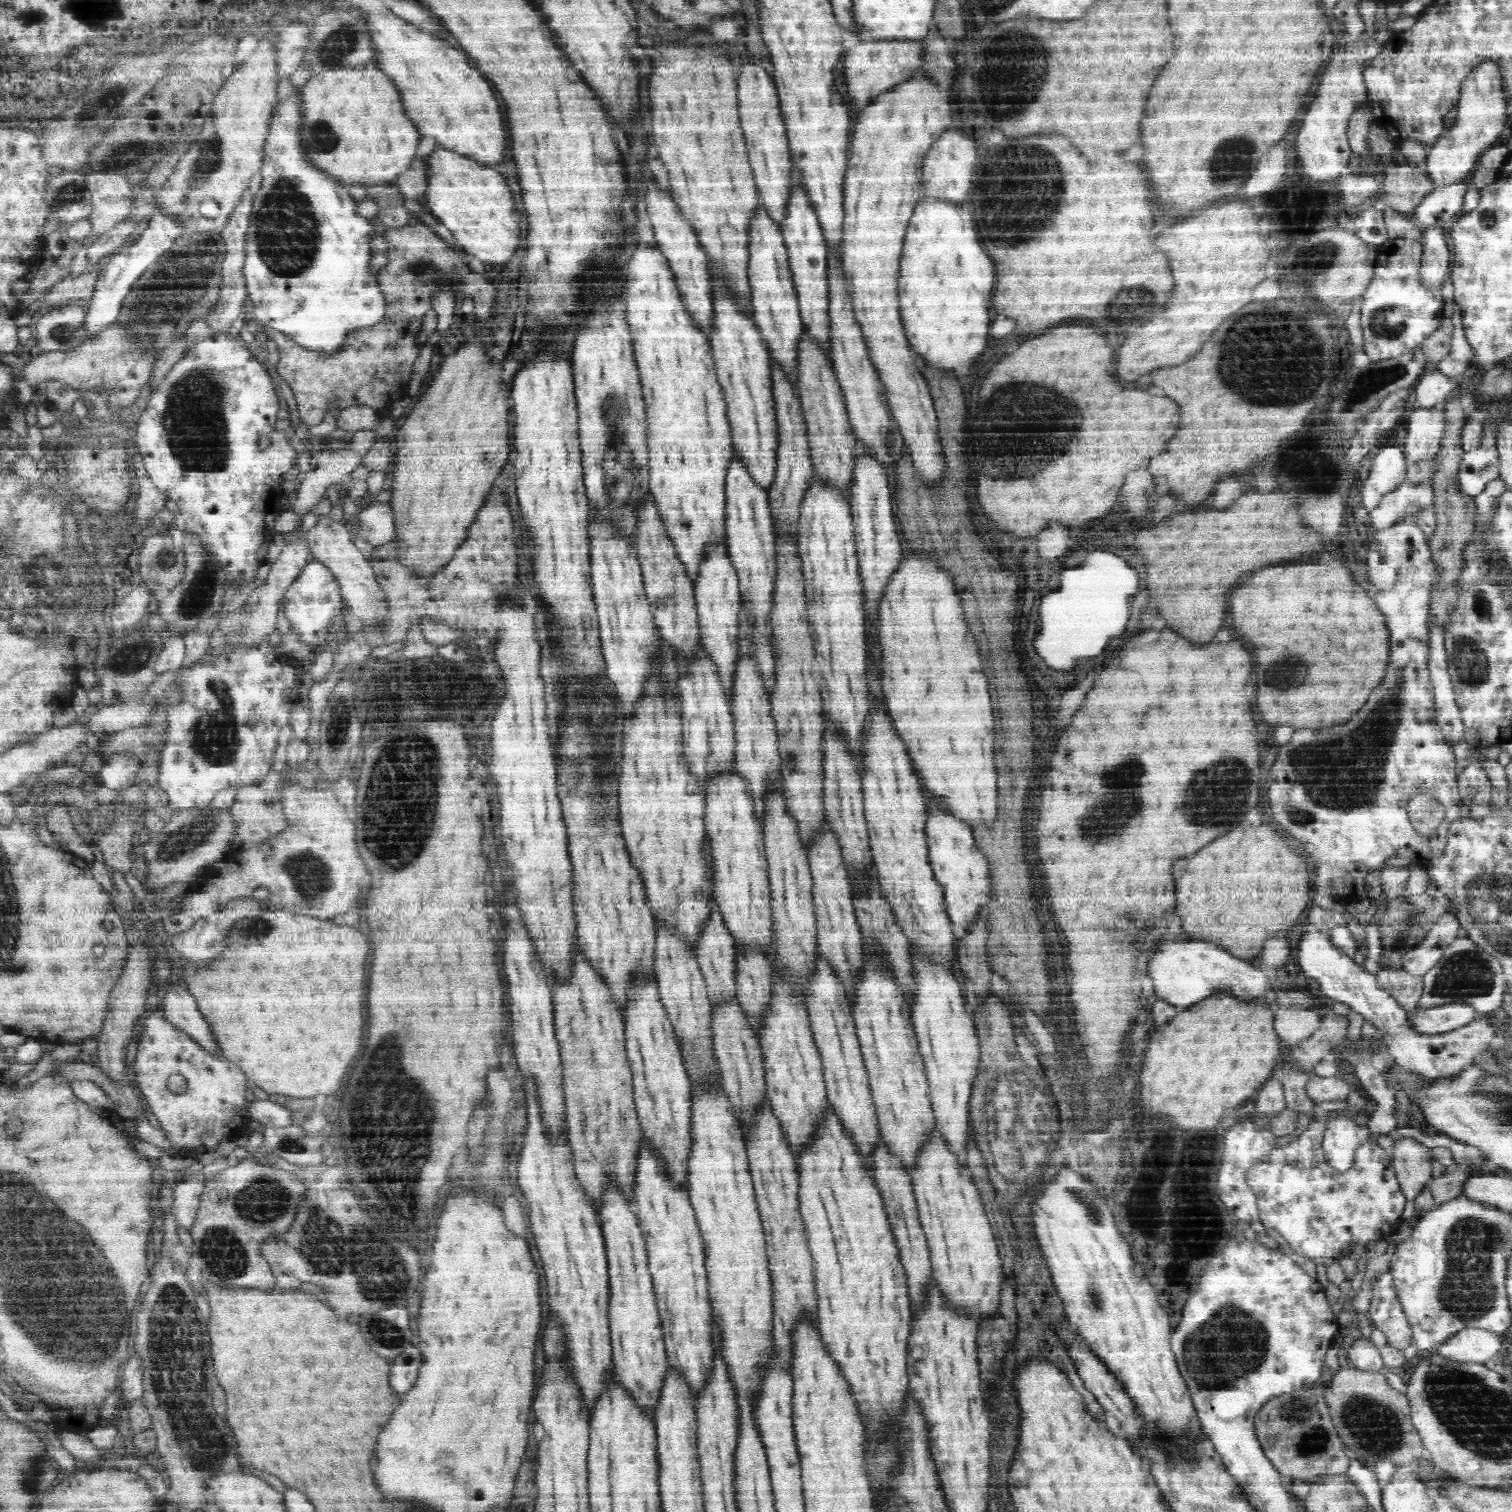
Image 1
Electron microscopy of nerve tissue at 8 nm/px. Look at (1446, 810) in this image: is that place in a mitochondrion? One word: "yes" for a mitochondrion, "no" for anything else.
no

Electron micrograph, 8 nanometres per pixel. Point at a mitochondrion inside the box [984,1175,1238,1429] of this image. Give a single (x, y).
(1093, 1211)

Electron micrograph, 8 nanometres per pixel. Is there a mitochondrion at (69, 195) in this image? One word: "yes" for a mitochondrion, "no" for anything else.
yes

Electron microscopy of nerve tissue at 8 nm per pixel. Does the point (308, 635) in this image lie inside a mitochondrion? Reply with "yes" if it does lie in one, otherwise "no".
no

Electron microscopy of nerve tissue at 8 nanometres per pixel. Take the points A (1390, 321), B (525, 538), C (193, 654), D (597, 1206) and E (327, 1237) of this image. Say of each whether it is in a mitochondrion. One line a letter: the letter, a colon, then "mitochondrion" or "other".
A: mitochondrion
B: other
C: other
D: other
E: mitochondrion

